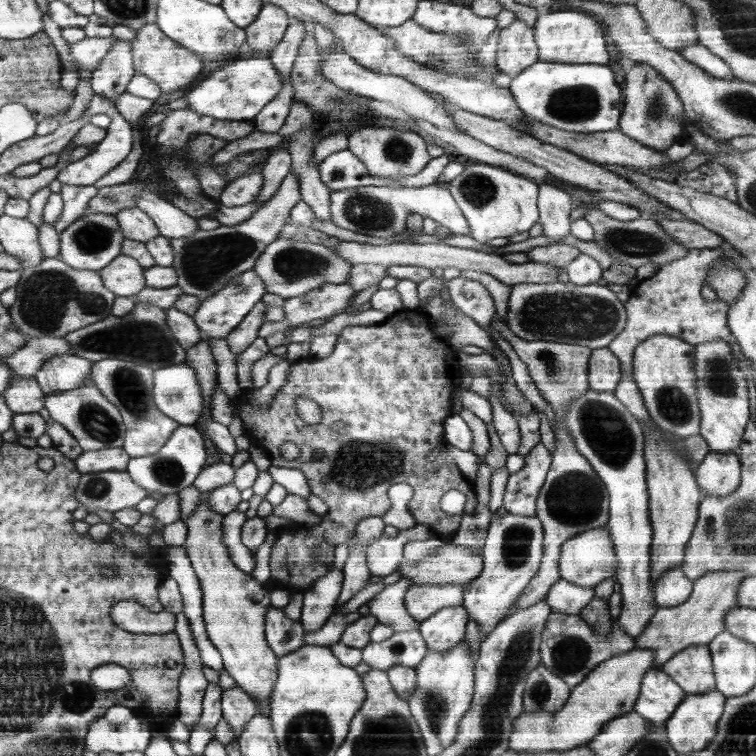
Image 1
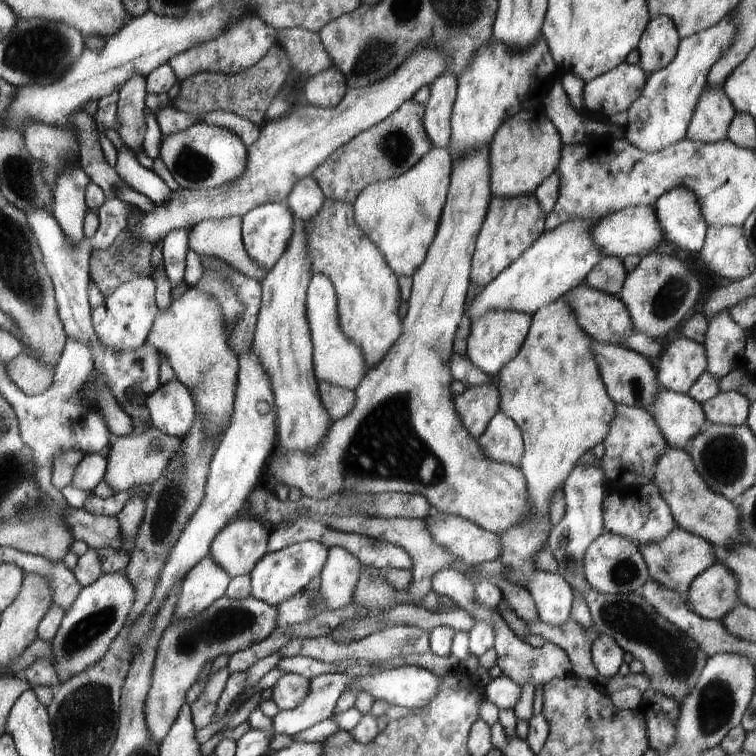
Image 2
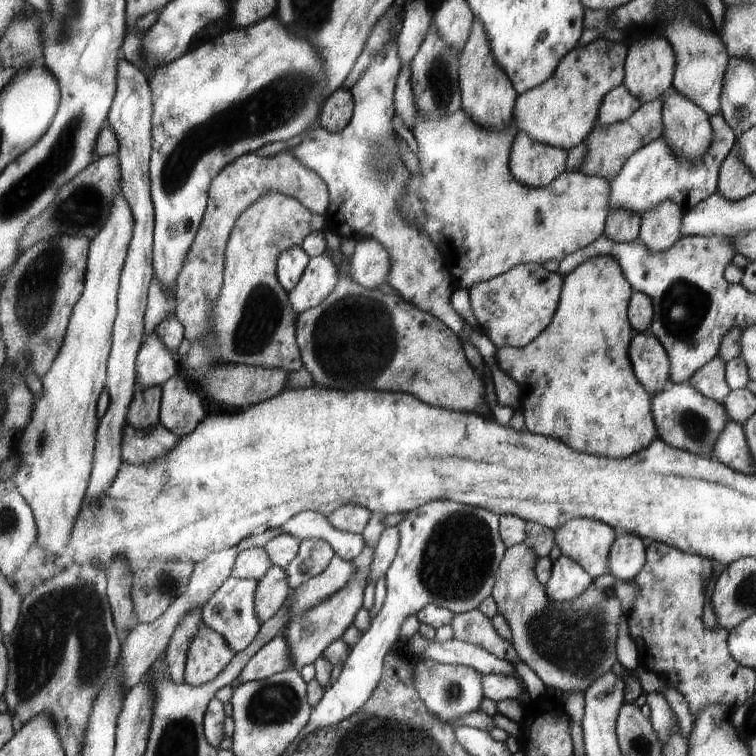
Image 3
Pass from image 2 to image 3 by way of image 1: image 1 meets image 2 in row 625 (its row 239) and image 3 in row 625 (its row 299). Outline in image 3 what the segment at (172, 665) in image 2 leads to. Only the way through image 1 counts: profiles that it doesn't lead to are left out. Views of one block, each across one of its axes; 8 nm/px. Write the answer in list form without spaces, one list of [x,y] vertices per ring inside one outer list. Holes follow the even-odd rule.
[[[200,620],[185,661],[185,684],[190,688],[208,685],[219,677],[236,654],[227,640]]]

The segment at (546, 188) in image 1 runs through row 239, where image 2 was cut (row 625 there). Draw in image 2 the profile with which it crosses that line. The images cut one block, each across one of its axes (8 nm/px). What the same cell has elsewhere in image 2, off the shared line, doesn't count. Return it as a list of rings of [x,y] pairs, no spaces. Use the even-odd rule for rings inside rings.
[[[536,570],[524,588],[532,595],[541,622],[552,627],[570,622],[574,592],[558,574]]]

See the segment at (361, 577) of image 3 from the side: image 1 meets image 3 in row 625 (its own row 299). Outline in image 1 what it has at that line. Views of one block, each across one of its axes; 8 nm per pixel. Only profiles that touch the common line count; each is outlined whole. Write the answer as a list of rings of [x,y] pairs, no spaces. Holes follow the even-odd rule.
[[[326,284],[305,296],[286,299],[283,307],[286,319],[280,322],[280,332],[290,332],[304,322],[330,319],[346,309],[355,296],[348,284]]]

